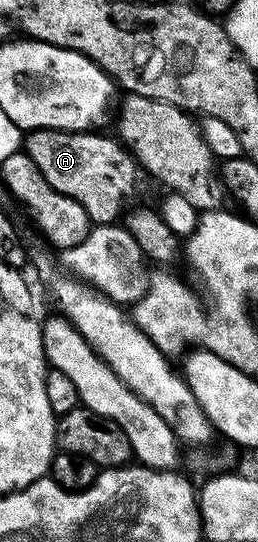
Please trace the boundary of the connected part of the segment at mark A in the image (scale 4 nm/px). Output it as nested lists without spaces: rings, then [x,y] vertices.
[[[36,128],[24,140],[24,150],[28,158],[36,162],[36,167],[40,169],[40,174],[44,174],[48,186],[80,202],[80,206],[84,206],[88,214],[91,225],[94,226],[113,224],[127,211],[131,203],[129,200],[138,192],[138,176],[140,177],[140,169],[133,151],[113,135],[101,136],[100,133],[98,130],[63,132],[60,128]]]

